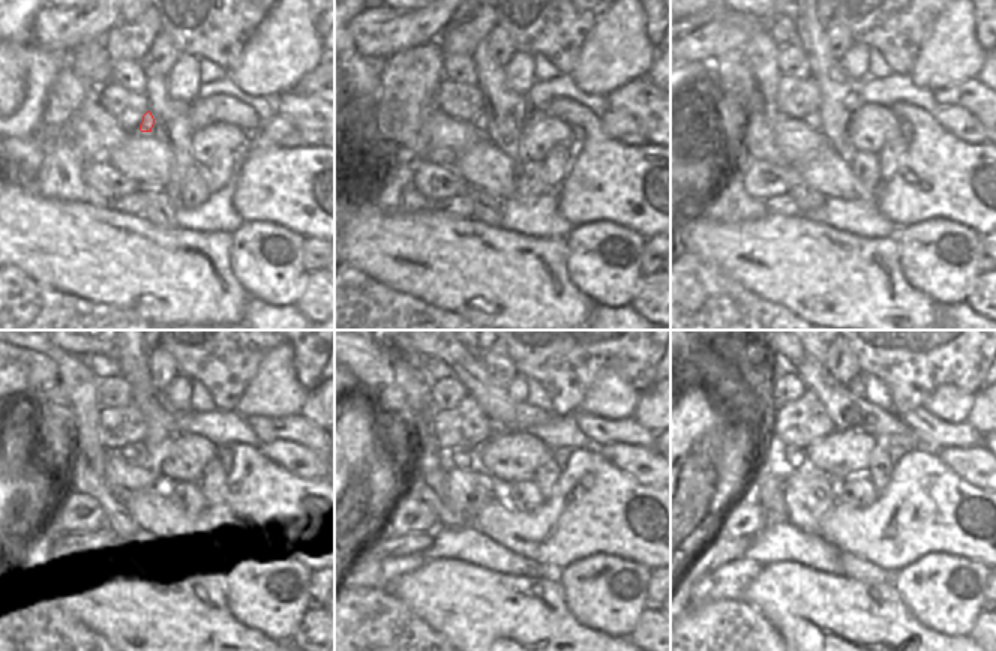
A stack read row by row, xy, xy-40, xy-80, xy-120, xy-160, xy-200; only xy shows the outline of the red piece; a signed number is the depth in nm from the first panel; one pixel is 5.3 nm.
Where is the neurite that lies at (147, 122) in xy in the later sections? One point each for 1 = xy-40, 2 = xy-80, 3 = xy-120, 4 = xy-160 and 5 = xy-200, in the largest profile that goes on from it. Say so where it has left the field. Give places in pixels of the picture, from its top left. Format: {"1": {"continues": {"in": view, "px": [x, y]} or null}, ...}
{"1": {"continues": {"in": "xy-40", "px": [479, 122]}}, "2": {"continues": {"in": "xy-80", "px": [813, 120]}}, "3": {"continues": {"in": "xy-120", "px": [132, 453]}}, "4": {"continues": {"in": "xy-160", "px": [459, 458]}}, "5": {"continues": {"in": "xy-200", "px": [795, 456]}}}

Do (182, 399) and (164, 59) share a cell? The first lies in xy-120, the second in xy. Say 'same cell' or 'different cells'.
different cells

